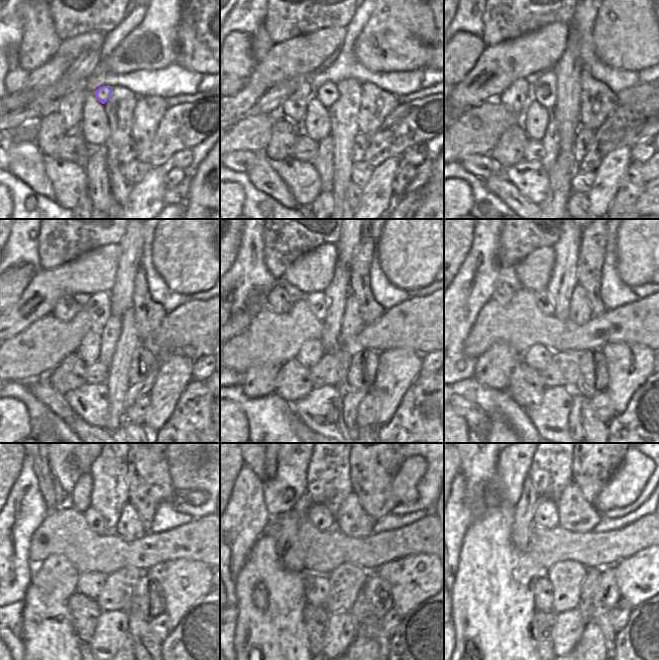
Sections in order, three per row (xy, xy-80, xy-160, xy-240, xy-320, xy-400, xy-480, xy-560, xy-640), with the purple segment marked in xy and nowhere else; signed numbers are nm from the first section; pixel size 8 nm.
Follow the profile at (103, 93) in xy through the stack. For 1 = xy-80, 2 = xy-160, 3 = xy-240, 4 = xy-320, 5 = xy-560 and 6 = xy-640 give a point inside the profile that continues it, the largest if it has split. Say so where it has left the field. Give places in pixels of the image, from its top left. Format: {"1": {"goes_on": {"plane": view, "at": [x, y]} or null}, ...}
{"1": {"goes_on": {"plane": "xy-80", "at": [327, 94]}}, "2": {"goes_on": {"plane": "xy-160", "at": [544, 91]}}, "3": {"goes_on": {"plane": "xy-240", "at": [98, 307]}}, "4": {"goes_on": {"plane": "xy-320", "at": [317, 301]}}, "5": {"goes_on": {"plane": "xy-560", "at": [319, 515]}}, "6": {"goes_on": {"plane": "xy-640", "at": [546, 515]}}}

